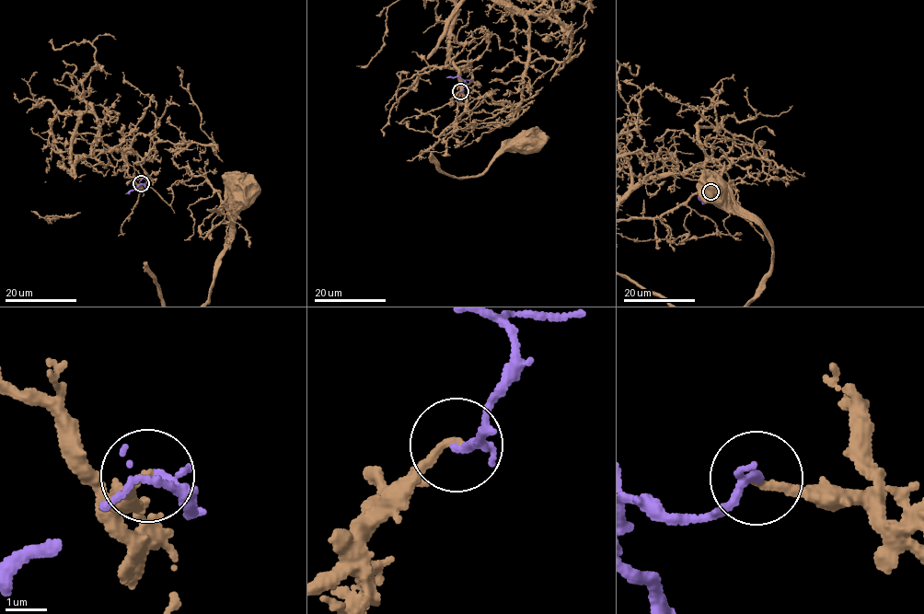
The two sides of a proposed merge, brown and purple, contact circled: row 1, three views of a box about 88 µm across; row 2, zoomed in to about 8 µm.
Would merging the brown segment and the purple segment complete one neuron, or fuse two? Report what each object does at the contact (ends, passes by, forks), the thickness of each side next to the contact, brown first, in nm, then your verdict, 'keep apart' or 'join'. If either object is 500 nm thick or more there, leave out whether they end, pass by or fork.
brown ends; purple passes by; calibres 150 and 140 nm; join

